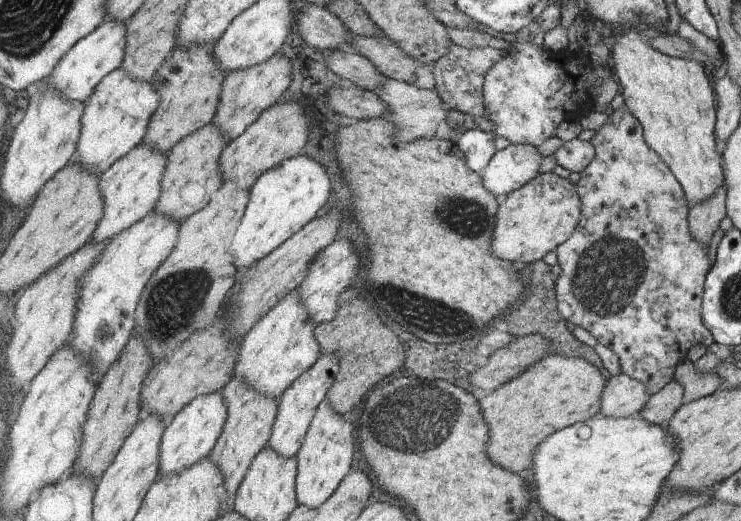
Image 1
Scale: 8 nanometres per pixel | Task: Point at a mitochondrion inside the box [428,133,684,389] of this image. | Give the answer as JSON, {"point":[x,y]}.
{"point":[607,274]}

